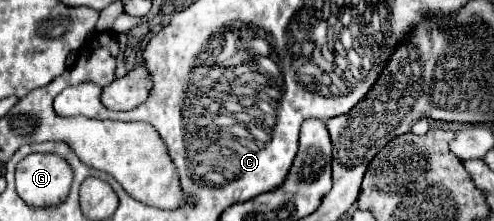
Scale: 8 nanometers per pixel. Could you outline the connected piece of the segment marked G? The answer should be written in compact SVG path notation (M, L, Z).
M28 155L17 164L16 187L30 205L58 205L72 183L70 165L54 155Z

